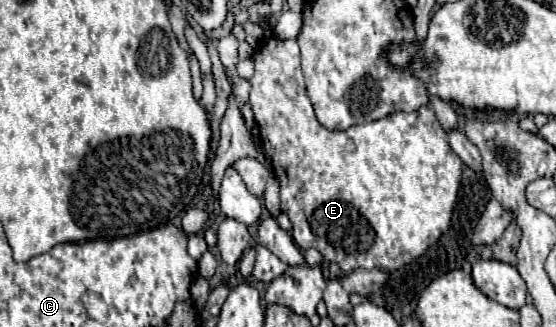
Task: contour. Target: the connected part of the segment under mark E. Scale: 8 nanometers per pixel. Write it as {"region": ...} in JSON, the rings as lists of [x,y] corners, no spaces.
{"region":[[[270,37],[268,41],[260,43],[252,55],[252,63],[254,63],[254,75],[250,77],[250,107],[254,111],[254,119],[258,123],[260,129],[260,141],[264,147],[264,153],[270,157],[272,161],[272,169],[274,175],[280,183],[280,199],[282,199],[282,213],[286,213],[292,221],[292,229],[294,229],[294,243],[300,249],[310,249],[316,247],[326,263],[338,263],[342,271],[354,271],[354,269],[388,269],[394,271],[402,265],[408,265],[412,259],[420,257],[430,245],[438,243],[438,239],[450,229],[452,225],[452,213],[454,207],[458,203],[458,191],[462,187],[462,161],[458,159],[458,155],[454,155],[454,151],[448,145],[448,135],[446,131],[440,127],[434,111],[424,105],[416,111],[398,111],[398,113],[390,113],[378,121],[370,121],[370,123],[362,123],[362,125],[352,125],[346,131],[328,131],[326,127],[322,127],[314,115],[312,103],[306,95],[306,85],[304,85],[304,77],[302,77],[302,69],[300,69],[300,47],[294,39],[278,39],[278,37]]]}

